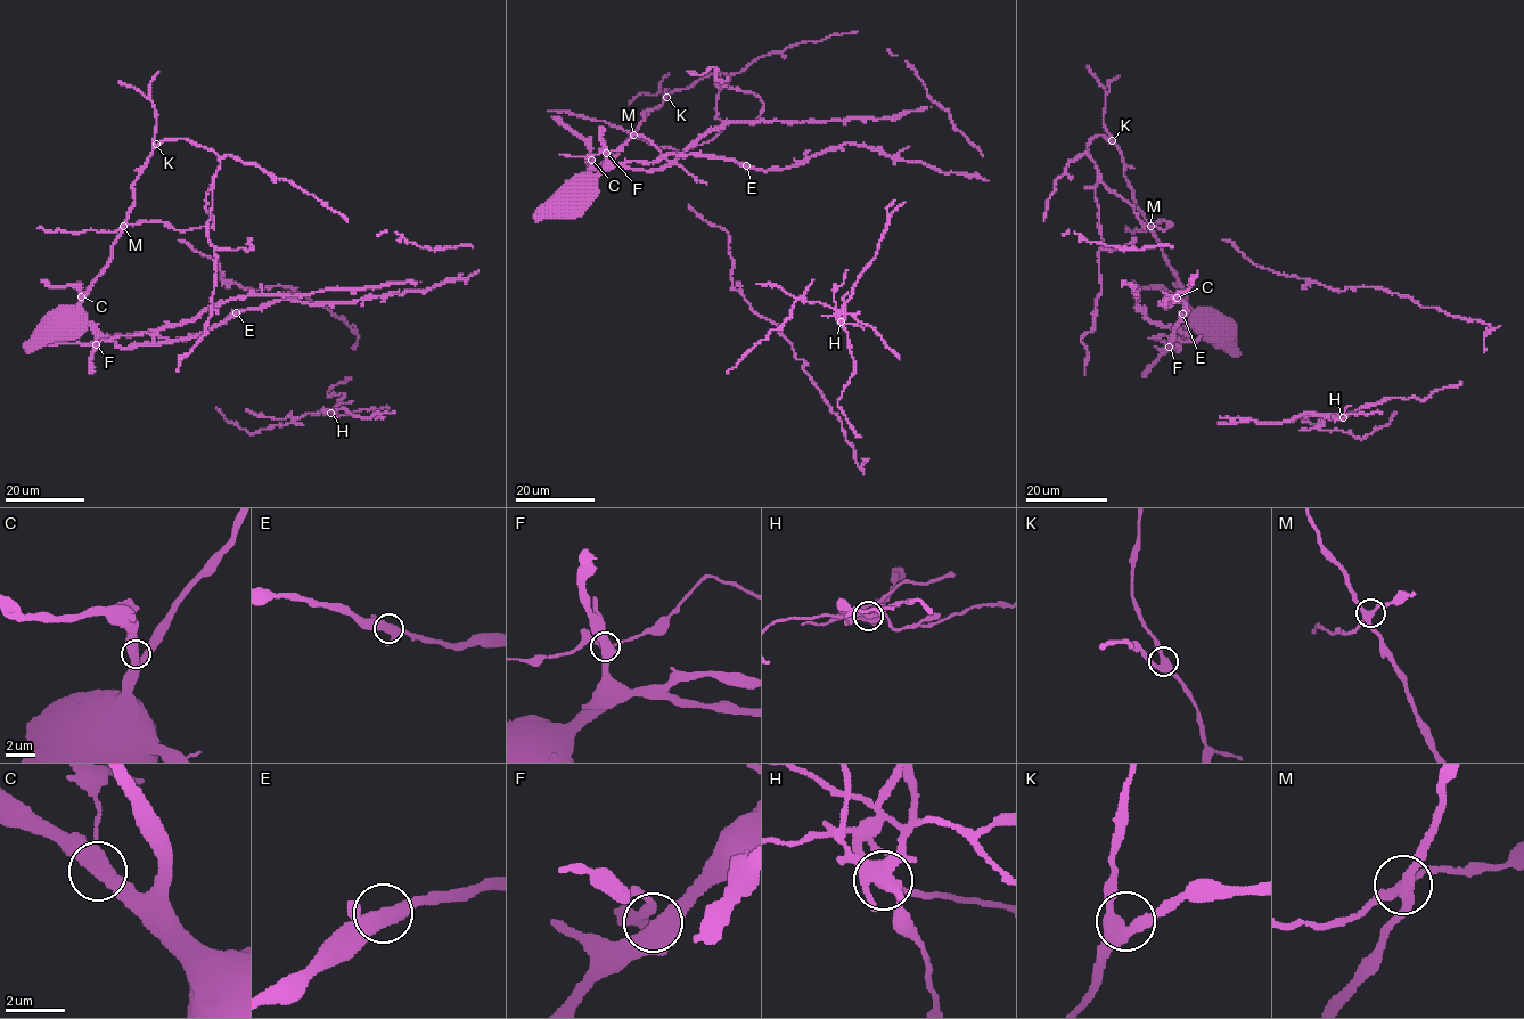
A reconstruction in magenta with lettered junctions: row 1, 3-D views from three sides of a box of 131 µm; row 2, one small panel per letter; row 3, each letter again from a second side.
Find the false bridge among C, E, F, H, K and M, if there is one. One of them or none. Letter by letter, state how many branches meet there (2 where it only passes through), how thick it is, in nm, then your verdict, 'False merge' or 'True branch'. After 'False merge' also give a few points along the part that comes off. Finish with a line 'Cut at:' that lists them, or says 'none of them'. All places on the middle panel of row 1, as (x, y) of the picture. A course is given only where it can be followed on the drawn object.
C: Branches: 3. Thickness 440 nm. True branch
E: Branches: 4. Thickness 440 nm. True branch
F: Branches: 4. Thickness 440 nm. True branch
H: Branches: 7. Thickness 420 nm. False merge. Course of the part to remove: (841, 320), (827, 306), (800, 298), (792, 316), (727, 373)
K: Branches: 3. Thickness 400 nm. True branch
M: Branches: 4. Thickness 320 nm. True branch
Cut at: H

